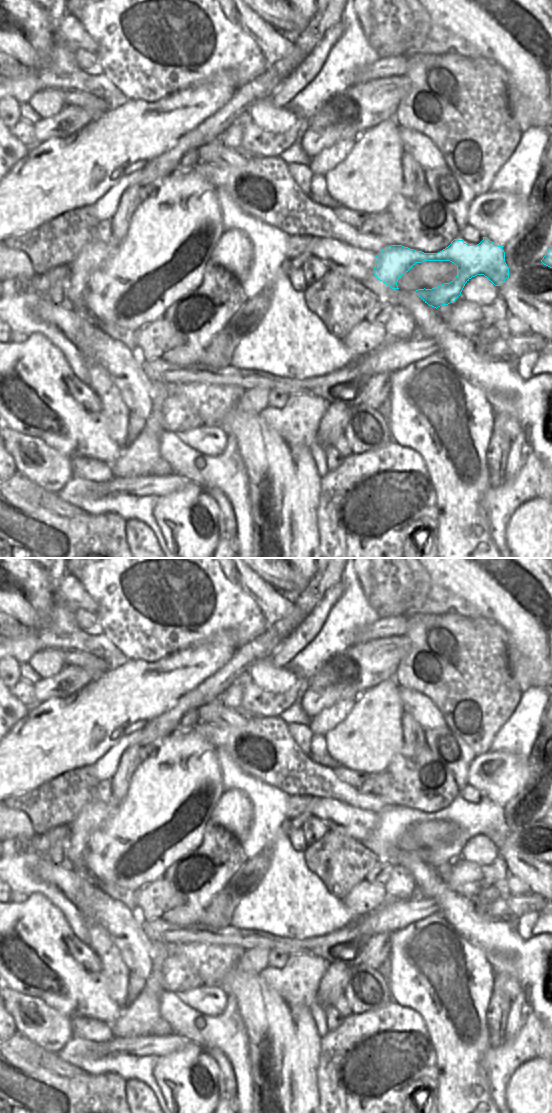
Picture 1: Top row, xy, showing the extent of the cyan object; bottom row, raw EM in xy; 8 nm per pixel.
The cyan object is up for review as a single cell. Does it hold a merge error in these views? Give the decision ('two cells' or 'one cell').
one cell

